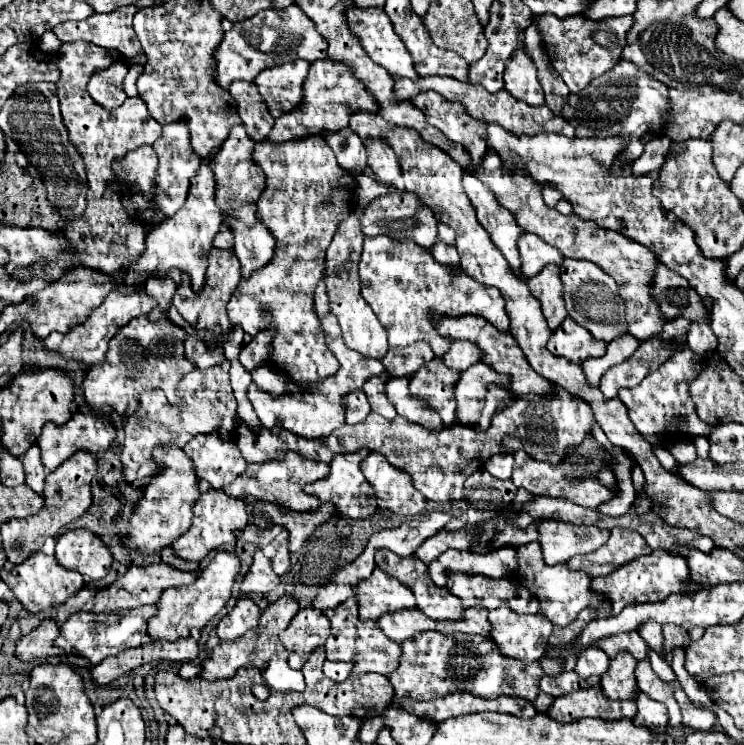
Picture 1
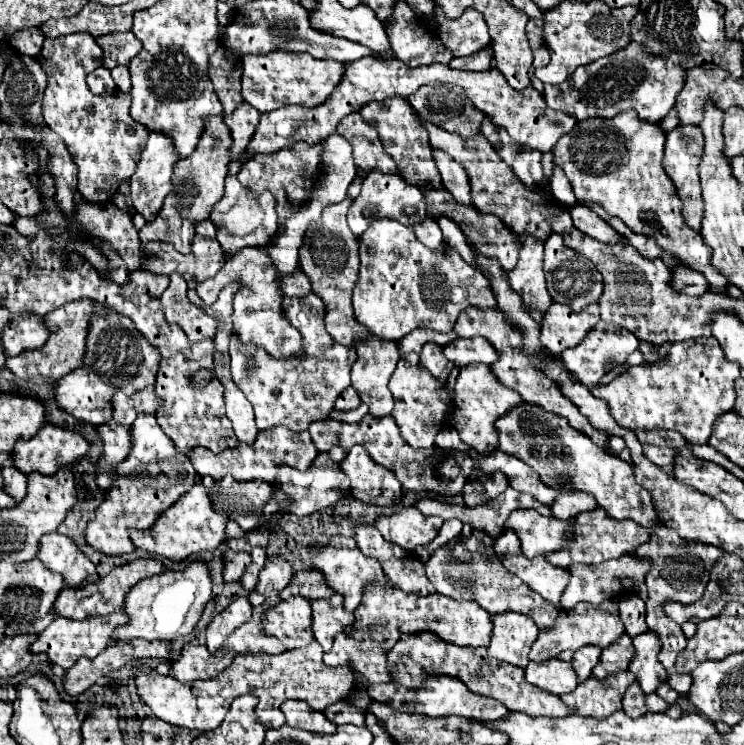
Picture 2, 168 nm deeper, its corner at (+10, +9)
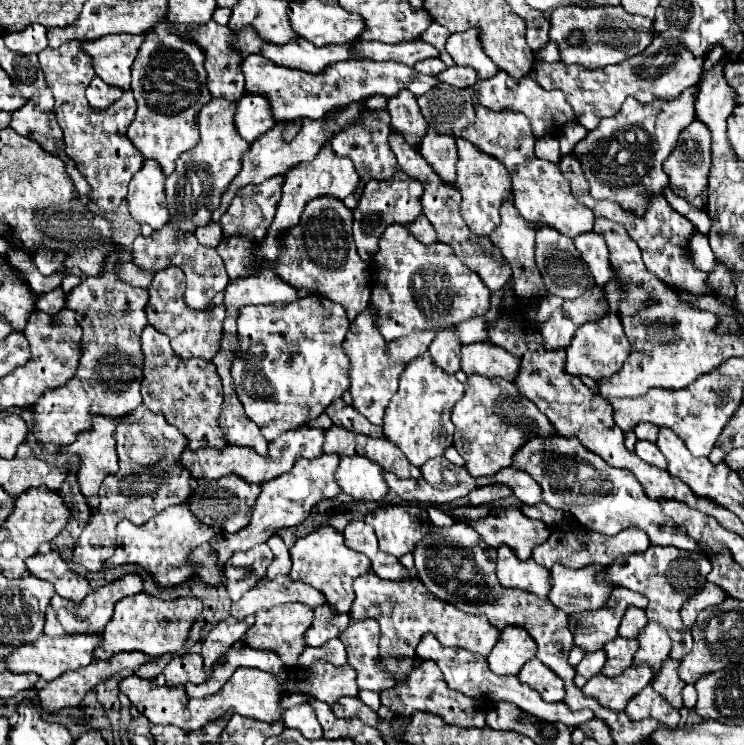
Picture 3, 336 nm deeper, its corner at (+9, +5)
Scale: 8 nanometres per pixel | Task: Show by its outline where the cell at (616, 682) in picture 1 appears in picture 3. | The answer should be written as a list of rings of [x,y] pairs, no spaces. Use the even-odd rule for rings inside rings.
[[[615,638],[611,644],[605,644],[605,654],[607,654],[607,664],[603,668],[605,676],[619,676],[625,668],[633,664],[633,656],[637,652],[639,644],[637,640],[625,640],[625,638]]]

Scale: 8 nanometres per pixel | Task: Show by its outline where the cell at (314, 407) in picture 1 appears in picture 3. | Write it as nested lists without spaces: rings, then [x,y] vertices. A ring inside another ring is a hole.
[[[313,294],[291,304],[245,306],[237,328],[239,356],[231,370],[237,396],[269,442],[317,418],[349,388],[349,358],[341,348],[349,320],[339,304]]]

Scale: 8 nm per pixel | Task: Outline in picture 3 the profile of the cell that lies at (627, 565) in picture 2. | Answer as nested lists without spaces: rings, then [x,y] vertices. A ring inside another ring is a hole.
[[[555,564],[555,568],[549,570],[551,572],[549,600],[567,614],[601,608],[607,602],[607,596],[611,594],[613,588],[595,578],[599,570],[603,570],[603,566],[599,564],[579,570]]]

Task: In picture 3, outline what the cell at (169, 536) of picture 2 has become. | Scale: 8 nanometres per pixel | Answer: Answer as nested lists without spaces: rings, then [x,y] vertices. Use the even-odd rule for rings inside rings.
[[[187,504],[169,506],[167,510],[163,510],[161,514],[157,514],[155,518],[151,518],[147,524],[141,524],[141,526],[135,526],[129,520],[123,520],[117,526],[115,554],[113,558],[107,560],[105,568],[121,566],[121,564],[137,564],[145,568],[159,586],[163,588],[179,586],[187,582],[195,572],[195,566],[187,562],[189,552],[201,542],[209,542],[211,538],[215,538],[215,530],[199,524],[199,520],[189,512]]]

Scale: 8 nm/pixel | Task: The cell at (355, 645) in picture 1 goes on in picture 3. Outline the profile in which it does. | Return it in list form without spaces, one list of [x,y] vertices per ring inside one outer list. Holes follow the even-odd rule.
[[[329,604],[315,608],[315,620],[311,628],[305,632],[307,646],[321,646],[331,638],[337,638],[345,626],[349,624],[347,614],[337,614]]]

